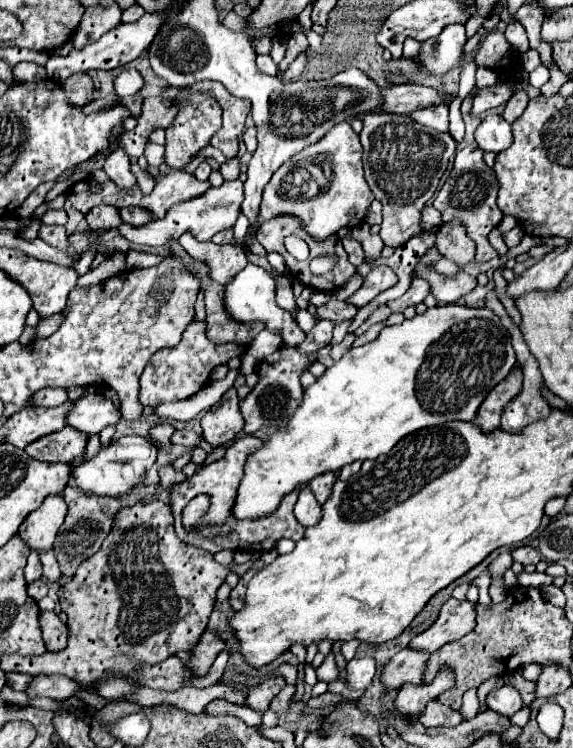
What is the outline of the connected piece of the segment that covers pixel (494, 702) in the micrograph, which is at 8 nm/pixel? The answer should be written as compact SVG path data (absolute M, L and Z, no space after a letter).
M503 686L495 692L491 692L487 696L487 704L493 712L507 716L507 718L511 718L515 712L519 712L523 708L523 700L513 686Z

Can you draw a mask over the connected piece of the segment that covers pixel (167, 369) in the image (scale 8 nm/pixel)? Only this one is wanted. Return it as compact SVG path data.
M191 320L189 326L183 332L183 340L173 348L163 348L155 352L145 366L141 374L141 390L139 390L139 402L143 406L157 406L163 402L175 402L175 400L187 400L189 396L197 394L205 384L209 384L209 376L215 366L227 364L231 358L241 356L243 348L239 344L213 344L205 336L207 324L201 320Z

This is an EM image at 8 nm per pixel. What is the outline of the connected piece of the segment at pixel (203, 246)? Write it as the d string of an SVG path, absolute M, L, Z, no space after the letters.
M189 232L178 240L195 260L205 262L211 268L211 278L219 284L227 284L237 272L247 266L247 256L239 244L219 246L213 242L197 242Z

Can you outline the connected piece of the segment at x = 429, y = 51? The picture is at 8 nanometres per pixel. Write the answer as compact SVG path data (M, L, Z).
M449 24L449 28L443 28L439 36L421 44L421 54L415 60L423 64L431 74L443 76L451 68L461 66L465 60L465 42L465 24Z

